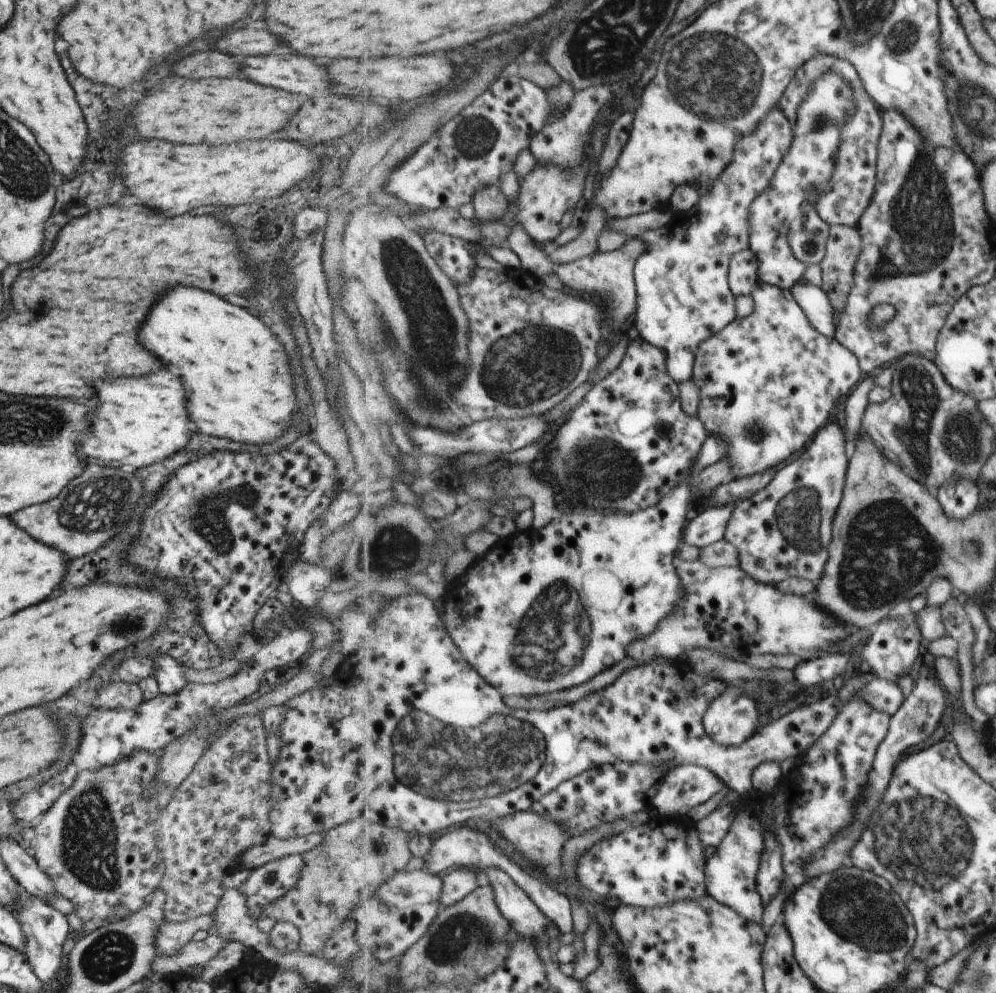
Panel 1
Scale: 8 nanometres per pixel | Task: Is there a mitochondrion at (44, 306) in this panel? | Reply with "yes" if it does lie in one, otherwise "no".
yes

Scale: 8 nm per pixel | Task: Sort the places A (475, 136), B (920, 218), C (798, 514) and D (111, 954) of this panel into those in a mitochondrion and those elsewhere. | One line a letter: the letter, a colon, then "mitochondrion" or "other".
A: mitochondrion
B: mitochondrion
C: mitochondrion
D: mitochondrion

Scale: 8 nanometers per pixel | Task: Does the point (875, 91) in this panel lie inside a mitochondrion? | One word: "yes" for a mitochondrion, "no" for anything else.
no

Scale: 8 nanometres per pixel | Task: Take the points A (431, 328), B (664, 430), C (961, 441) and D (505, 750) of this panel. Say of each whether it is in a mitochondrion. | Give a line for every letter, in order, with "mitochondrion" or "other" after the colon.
A: mitochondrion
B: other
C: mitochondrion
D: mitochondrion

